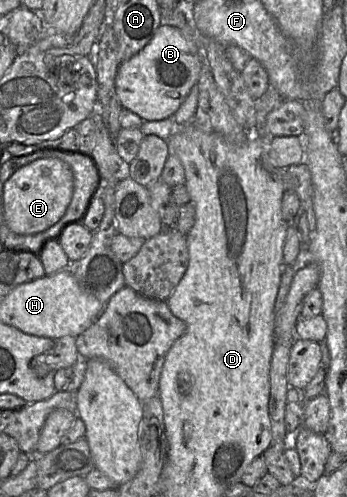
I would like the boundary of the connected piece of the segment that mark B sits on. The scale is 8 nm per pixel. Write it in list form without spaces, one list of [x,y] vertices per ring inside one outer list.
[[[160,25],[142,50],[119,65],[115,76],[115,92],[121,106],[138,115],[143,121],[172,118],[191,88],[197,85],[201,69],[202,47],[199,43],[188,40],[176,27]]]

